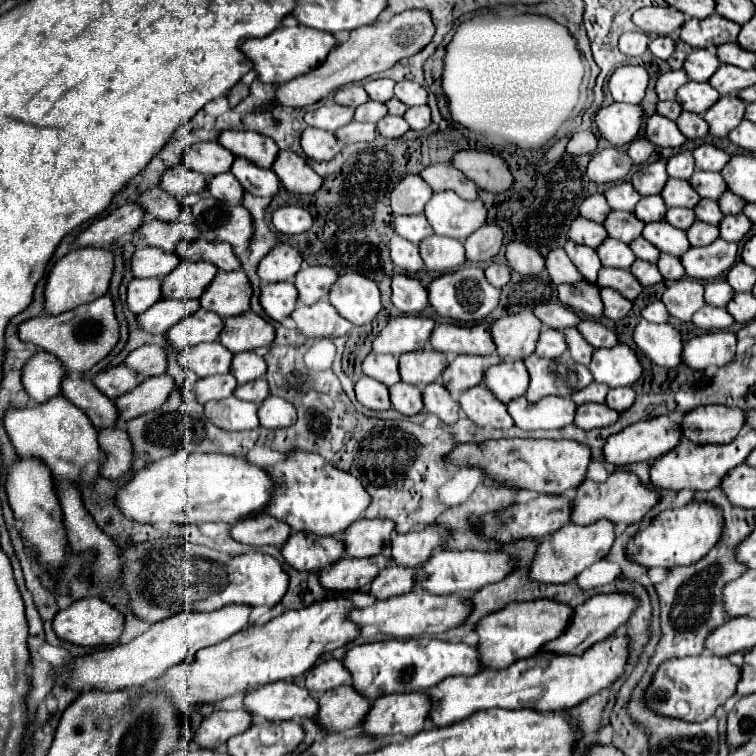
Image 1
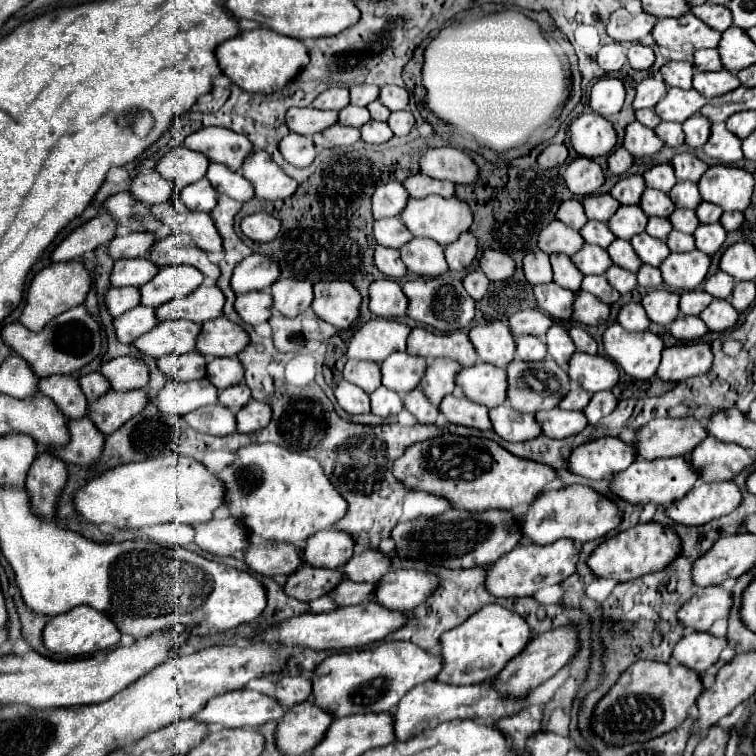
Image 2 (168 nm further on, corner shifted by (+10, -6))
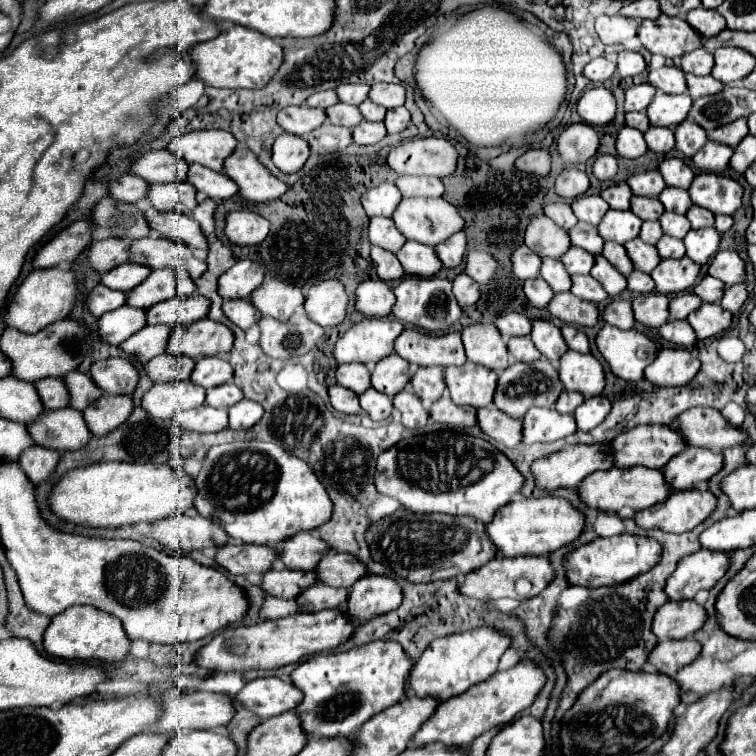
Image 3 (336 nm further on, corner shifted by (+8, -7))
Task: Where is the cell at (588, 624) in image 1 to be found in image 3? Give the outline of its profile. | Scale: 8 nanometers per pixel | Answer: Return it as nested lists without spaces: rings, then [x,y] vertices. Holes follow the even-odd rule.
[[[520,660],[516,666],[496,672],[488,680],[474,684],[468,692],[454,696],[438,706],[430,720],[412,738],[414,746],[424,746],[428,742],[444,742],[446,746],[470,746],[472,740],[494,726],[512,722],[520,712],[524,712],[546,684],[546,674],[534,660]]]

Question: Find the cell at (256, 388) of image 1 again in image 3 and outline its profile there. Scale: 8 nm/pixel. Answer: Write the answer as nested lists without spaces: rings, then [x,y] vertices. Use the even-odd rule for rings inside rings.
[[[234,382],[216,386],[206,392],[206,404],[212,408],[230,408],[232,404],[240,402],[242,398],[244,398],[244,394],[240,392],[240,388]]]

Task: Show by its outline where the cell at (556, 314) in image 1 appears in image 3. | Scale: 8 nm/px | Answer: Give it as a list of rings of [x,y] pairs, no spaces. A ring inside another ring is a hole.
[[[504,314],[494,322],[504,338],[512,336],[528,336],[532,332],[532,318],[524,314]]]

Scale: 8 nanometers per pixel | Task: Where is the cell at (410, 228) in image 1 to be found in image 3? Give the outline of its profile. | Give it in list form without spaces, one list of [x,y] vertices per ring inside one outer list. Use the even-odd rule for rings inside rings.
[[[370,218],[370,228],[368,228],[368,236],[370,242],[390,250],[390,252],[398,252],[402,248],[402,244],[406,242],[406,238],[398,232],[398,228],[394,226],[394,222],[390,218]]]

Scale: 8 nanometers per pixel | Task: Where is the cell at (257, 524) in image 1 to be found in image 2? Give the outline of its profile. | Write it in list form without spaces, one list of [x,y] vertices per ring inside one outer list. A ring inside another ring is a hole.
[[[234,517],[210,519],[206,523],[196,523],[194,543],[212,555],[240,555],[248,547],[248,535],[242,523]]]

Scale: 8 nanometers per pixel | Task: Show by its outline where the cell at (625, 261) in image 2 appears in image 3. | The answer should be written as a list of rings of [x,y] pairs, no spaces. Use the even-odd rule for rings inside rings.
[[[606,242],[604,244],[604,250],[602,250],[602,256],[618,268],[620,274],[628,276],[632,270],[634,270],[634,264],[632,260],[628,260],[628,254],[626,254],[626,248],[622,244],[612,244],[612,242]]]

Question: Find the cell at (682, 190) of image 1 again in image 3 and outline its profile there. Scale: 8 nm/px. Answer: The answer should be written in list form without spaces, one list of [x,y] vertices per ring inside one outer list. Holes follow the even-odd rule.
[[[632,196],[630,210],[642,220],[658,220],[658,216],[664,214],[664,206],[660,204],[658,198],[642,198],[642,196]]]

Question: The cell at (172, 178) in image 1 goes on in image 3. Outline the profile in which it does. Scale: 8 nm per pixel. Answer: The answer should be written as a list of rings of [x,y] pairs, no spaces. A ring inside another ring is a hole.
[[[126,174],[110,184],[110,196],[116,200],[122,200],[122,202],[140,202],[146,198],[148,188],[150,188],[150,184],[146,180],[142,180],[140,176]]]

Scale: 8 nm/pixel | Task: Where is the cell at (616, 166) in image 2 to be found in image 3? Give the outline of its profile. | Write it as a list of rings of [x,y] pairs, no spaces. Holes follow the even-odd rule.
[[[598,156],[594,162],[594,176],[598,180],[612,180],[618,172],[618,158],[616,156]]]

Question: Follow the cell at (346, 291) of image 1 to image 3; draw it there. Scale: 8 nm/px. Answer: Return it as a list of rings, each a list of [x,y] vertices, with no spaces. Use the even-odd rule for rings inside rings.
[[[326,280],[308,288],[304,308],[308,316],[322,328],[334,328],[342,324],[348,310],[344,284],[338,280]]]

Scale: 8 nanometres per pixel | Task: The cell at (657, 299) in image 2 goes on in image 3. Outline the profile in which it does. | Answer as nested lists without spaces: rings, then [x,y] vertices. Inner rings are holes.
[[[652,292],[652,294],[636,296],[632,300],[632,310],[638,322],[652,328],[660,328],[660,324],[668,320],[668,304],[670,304],[670,298],[666,294]]]

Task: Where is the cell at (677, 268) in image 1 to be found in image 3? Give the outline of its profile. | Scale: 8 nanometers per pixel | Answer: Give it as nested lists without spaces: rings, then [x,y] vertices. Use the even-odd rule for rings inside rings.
[[[634,270],[634,272],[628,276],[628,290],[640,292],[640,294],[654,292],[654,280],[652,280],[650,274],[640,272],[640,270]]]

